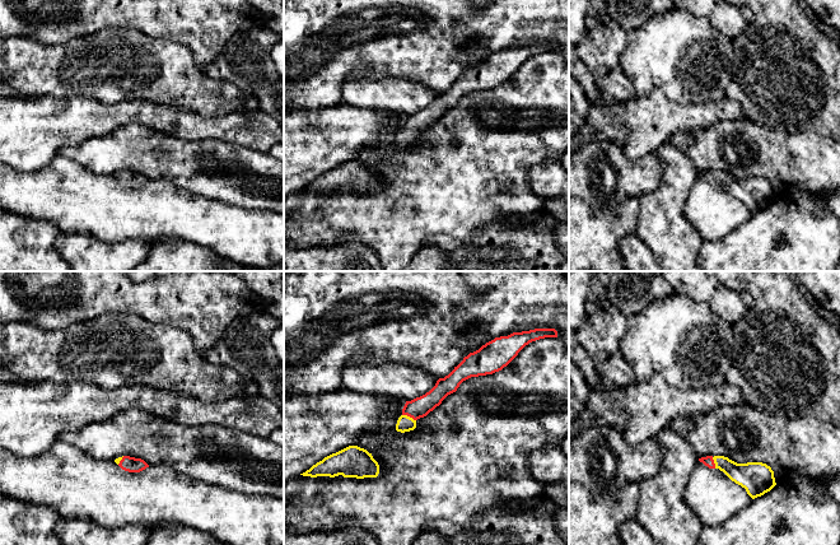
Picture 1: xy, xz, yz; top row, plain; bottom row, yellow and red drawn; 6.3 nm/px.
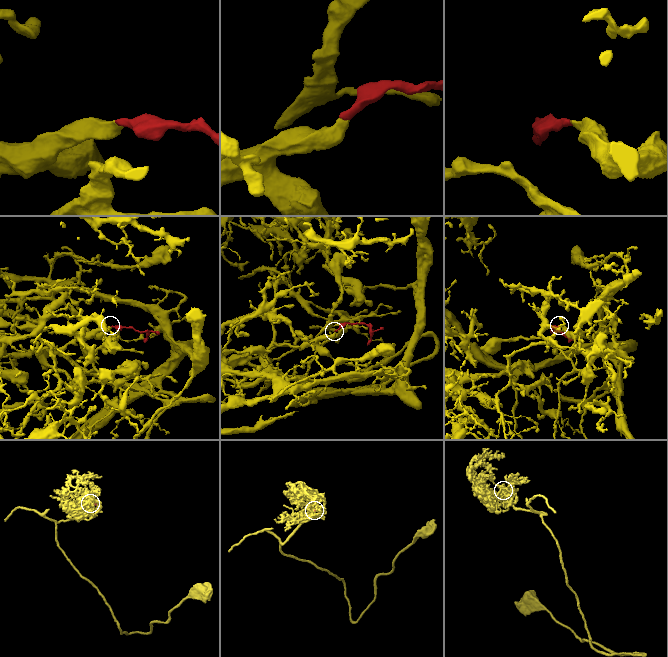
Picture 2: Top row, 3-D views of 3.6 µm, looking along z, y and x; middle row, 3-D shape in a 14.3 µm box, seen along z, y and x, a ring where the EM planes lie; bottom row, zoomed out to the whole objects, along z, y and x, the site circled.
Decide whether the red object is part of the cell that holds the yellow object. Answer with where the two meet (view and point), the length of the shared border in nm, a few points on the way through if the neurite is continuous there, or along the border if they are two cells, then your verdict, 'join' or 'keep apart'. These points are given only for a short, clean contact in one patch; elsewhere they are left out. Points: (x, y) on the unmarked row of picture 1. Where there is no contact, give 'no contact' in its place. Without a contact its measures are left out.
xz (409, 131) | 100 nm | across xz (405, 138), (409, 131), (420, 121) | join

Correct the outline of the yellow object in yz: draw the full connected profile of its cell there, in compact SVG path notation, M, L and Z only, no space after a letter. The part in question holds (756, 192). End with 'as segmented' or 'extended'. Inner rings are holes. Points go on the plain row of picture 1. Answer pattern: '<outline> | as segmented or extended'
M706 171L699 173L709 183L719 183L732 196L746 204L755 214L770 206L775 200L774 186L762 177L737 178L724 171Z | extended

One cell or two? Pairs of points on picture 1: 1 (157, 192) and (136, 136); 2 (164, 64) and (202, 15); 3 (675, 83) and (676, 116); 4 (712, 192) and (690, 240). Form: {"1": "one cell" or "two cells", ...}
{"1": "two cells", "2": "two cells", "3": "two cells", "4": "two cells"}

